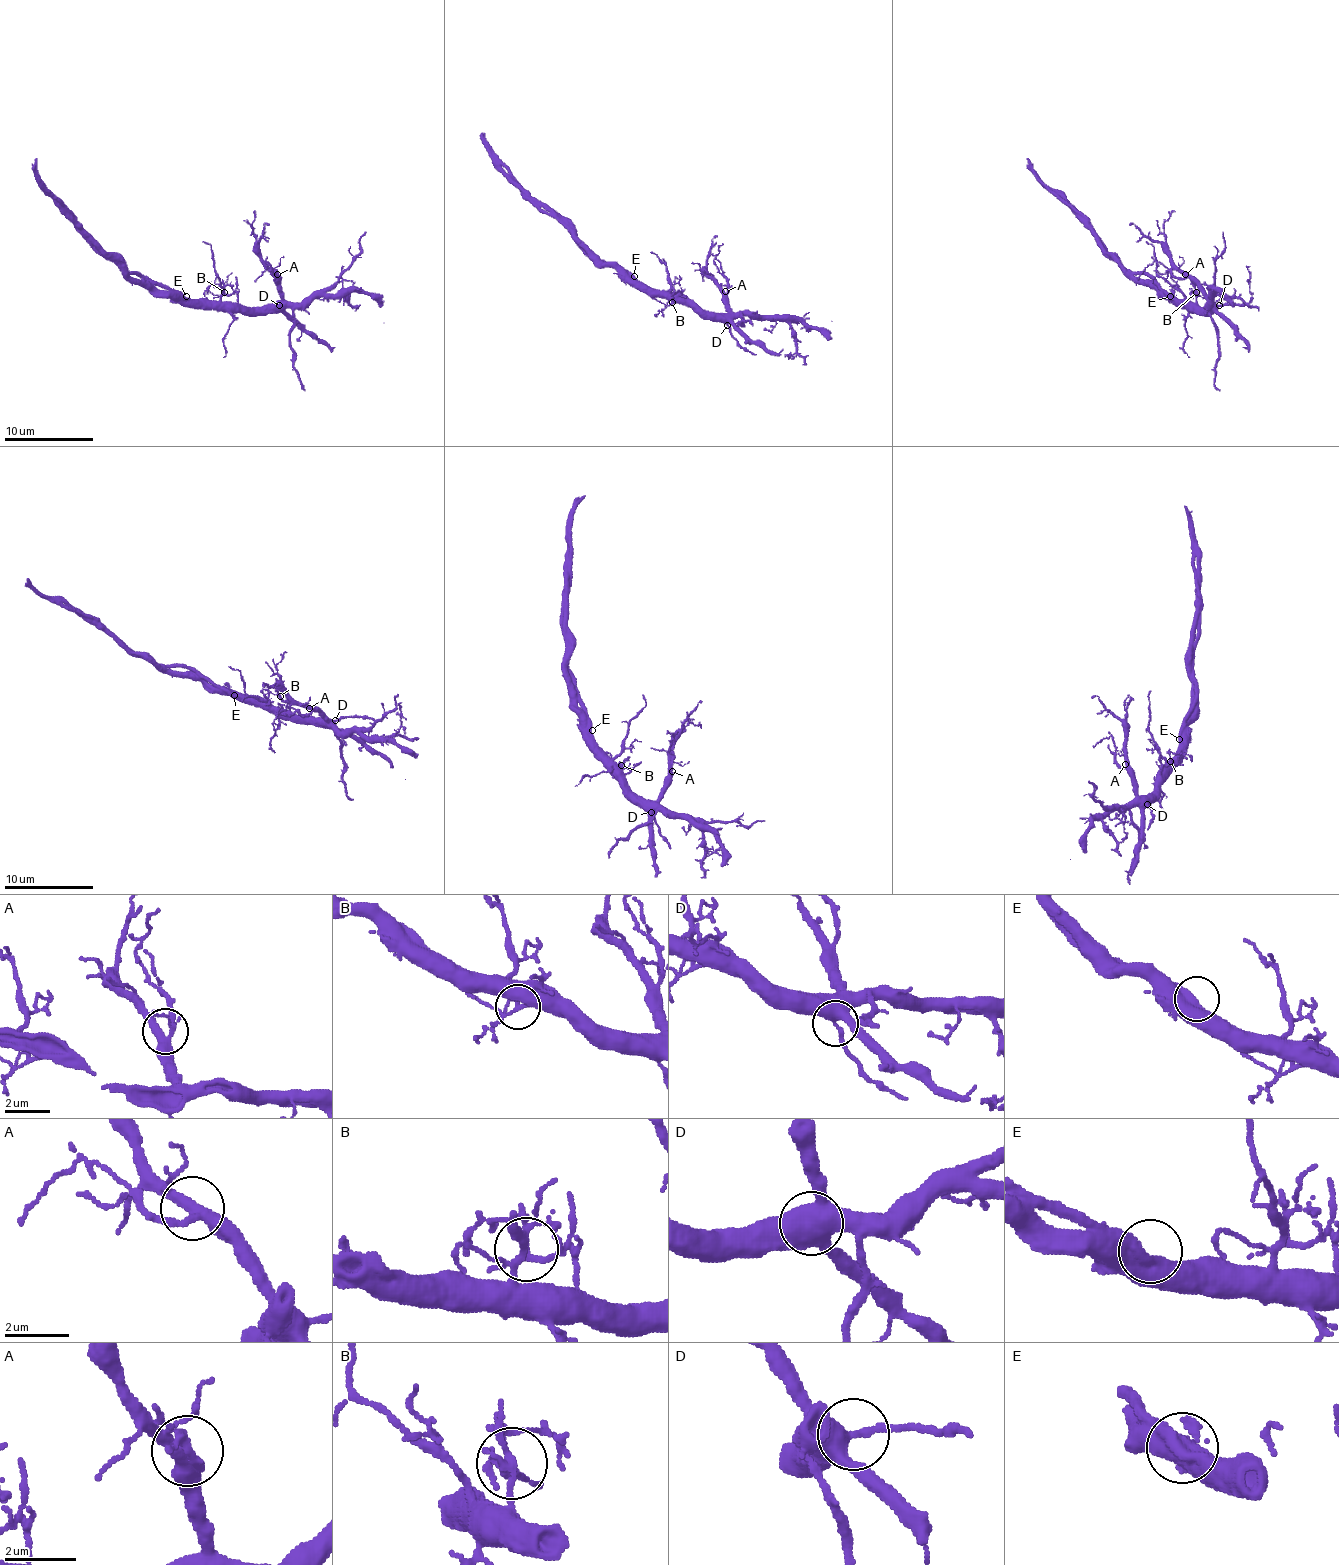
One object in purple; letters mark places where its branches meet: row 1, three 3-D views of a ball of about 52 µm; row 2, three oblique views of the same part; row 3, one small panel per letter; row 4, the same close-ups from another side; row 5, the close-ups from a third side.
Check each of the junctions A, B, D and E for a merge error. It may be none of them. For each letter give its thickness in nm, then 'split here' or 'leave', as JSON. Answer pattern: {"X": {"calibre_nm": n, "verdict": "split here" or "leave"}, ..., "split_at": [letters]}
{"A": {"calibre_nm": 340, "verdict": "leave"}, "B": {"calibre_nm": 140, "verdict": "leave"}, "D": {"calibre_nm": 400, "verdict": "leave"}, "E": {"calibre_nm": 550, "verdict": "leave"}, "split_at": []}

